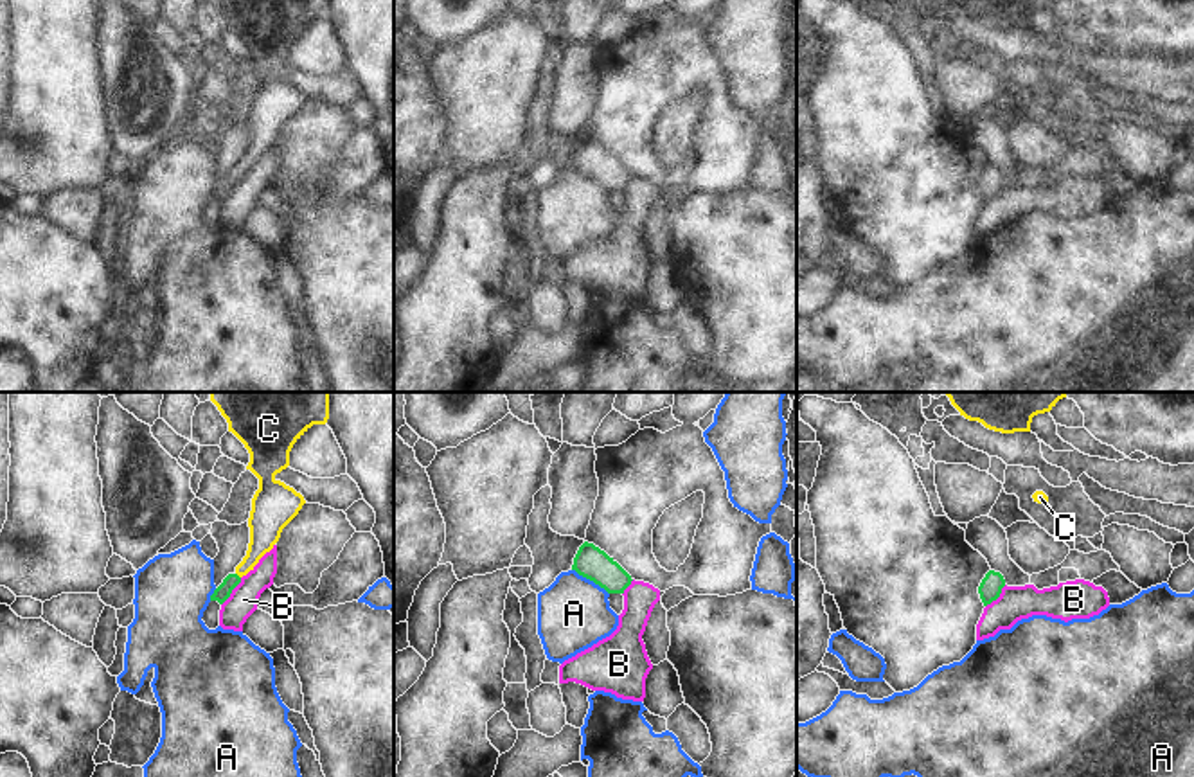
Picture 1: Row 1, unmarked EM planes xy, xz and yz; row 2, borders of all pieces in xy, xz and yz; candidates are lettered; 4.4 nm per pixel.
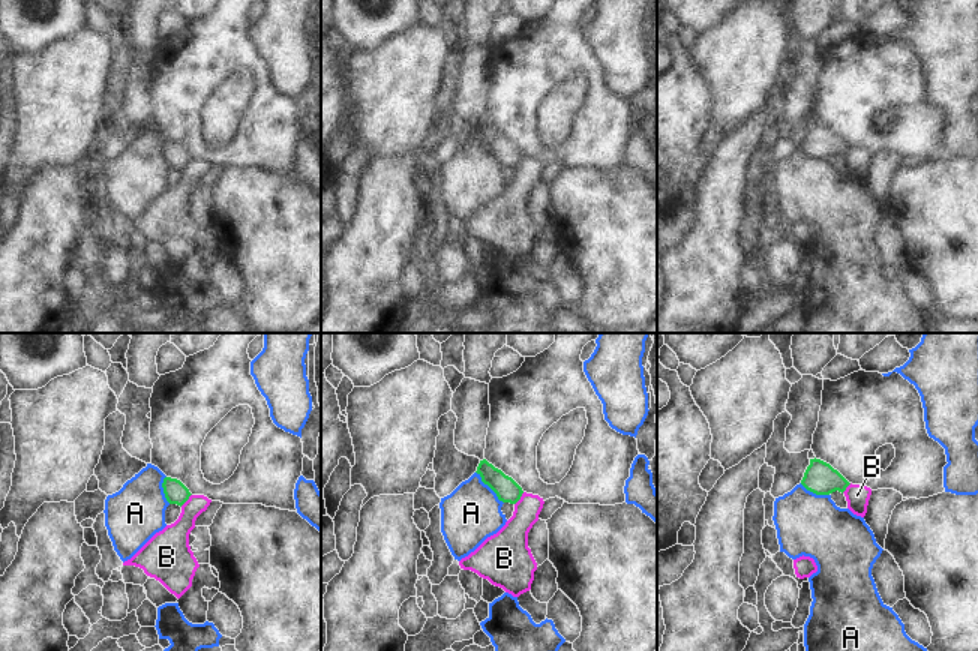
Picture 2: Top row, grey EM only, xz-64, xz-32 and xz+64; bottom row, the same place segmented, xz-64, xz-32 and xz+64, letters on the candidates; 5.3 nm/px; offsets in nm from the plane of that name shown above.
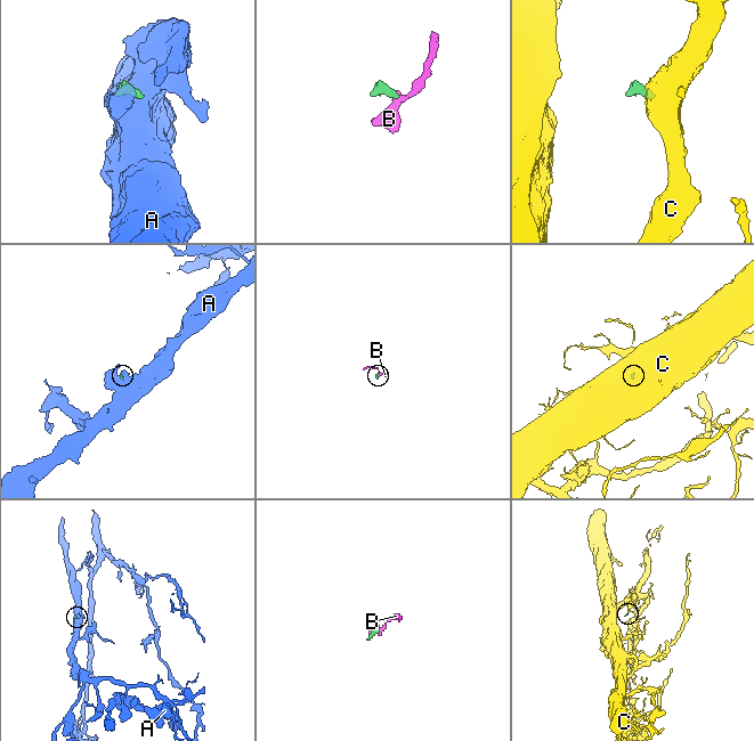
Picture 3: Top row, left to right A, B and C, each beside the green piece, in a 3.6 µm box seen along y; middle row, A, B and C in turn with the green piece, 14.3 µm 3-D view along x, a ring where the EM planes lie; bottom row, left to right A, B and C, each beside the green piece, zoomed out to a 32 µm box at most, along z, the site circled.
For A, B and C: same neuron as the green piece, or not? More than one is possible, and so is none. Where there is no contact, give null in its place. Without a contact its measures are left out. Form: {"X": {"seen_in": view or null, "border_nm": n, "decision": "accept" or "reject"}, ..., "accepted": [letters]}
{"A": {"seen_in": "xz", "border_nm": 200, "decision": "reject"}, "B": {"seen_in": "xy", "border_nm": 160, "decision": "reject"}, "C": {"seen_in": "xy", "border_nm": 40, "decision": "accept"}, "accepted": ["C"]}

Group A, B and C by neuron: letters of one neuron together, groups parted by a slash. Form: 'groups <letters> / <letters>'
groups A / B / C

